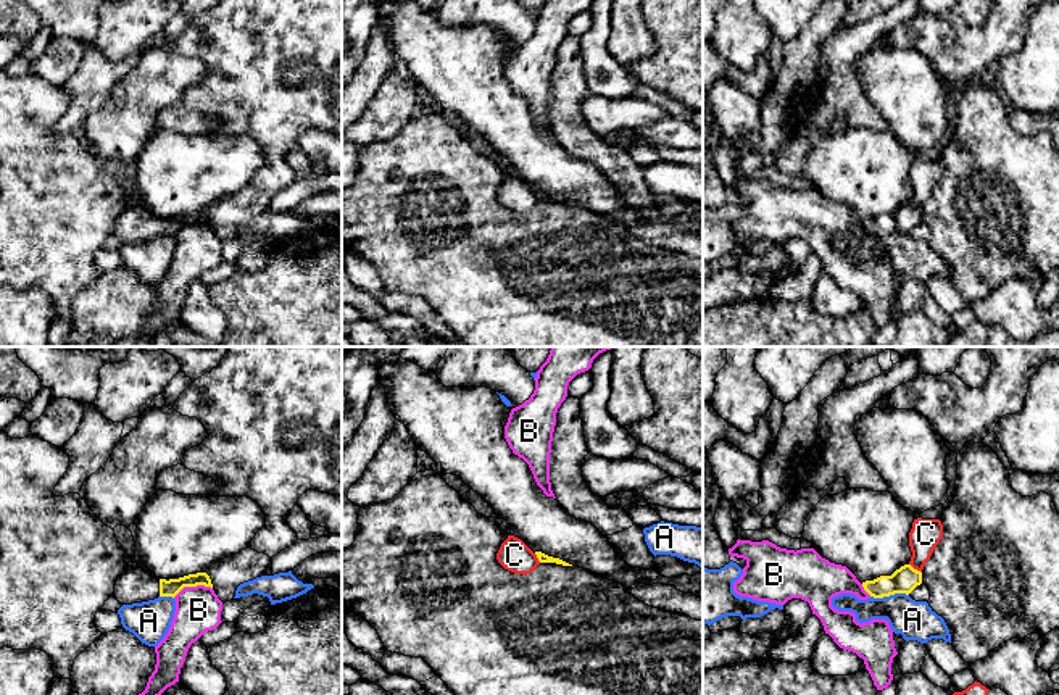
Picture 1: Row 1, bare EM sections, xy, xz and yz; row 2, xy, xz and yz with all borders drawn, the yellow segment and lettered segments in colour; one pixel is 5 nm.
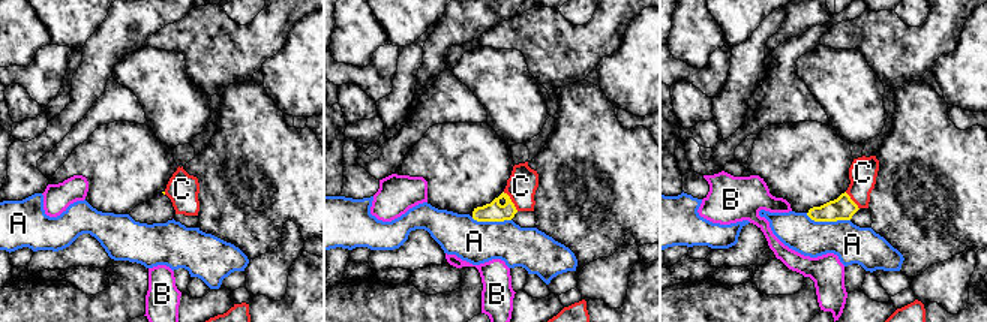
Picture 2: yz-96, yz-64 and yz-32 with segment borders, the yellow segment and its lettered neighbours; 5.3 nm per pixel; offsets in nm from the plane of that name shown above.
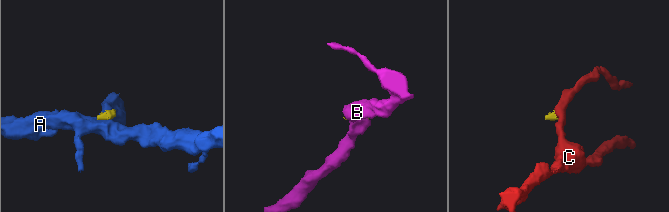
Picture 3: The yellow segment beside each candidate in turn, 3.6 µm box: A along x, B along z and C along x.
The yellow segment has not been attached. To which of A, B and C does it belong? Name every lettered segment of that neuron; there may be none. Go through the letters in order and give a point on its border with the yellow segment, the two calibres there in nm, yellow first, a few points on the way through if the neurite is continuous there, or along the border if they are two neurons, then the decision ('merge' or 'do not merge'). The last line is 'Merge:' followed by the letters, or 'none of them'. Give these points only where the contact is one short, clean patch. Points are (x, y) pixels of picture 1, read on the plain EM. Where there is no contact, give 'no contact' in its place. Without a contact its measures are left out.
A: yz (888, 234) | 130/190 nm | along yz (908, 233), (871, 236) | do not merge
B: xy (192, 224) | 90/220 nm | along xy (211, 226), (184, 224), (173, 236) | do not merge
C: yz (916, 208) | 130/160 nm | along yz (909, 202), (921, 212) | do not merge
Merge: none of them

